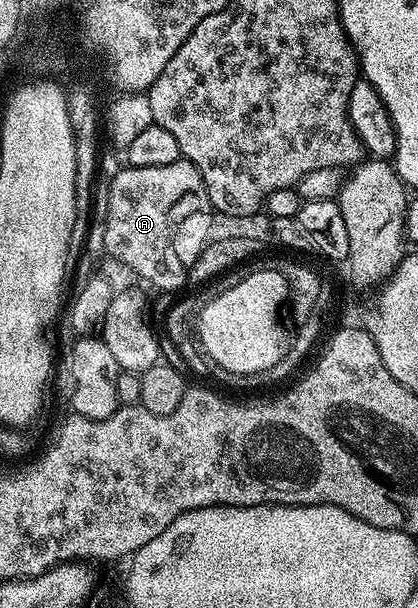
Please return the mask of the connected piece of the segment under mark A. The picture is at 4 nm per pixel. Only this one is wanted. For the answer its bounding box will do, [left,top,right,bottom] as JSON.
[105,158,214,292]

